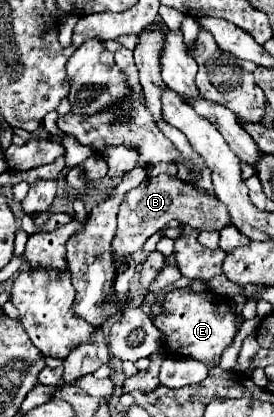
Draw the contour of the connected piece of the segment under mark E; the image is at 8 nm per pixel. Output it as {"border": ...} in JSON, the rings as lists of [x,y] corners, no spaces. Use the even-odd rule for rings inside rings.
{"border":[[[174,290],[168,292],[164,302],[162,302],[162,314],[154,316],[154,326],[158,326],[160,334],[162,334],[162,352],[166,356],[186,356],[186,358],[194,358],[204,362],[208,368],[216,366],[220,360],[220,354],[226,346],[230,346],[230,342],[236,336],[236,320],[240,320],[240,316],[236,316],[226,298],[218,296],[210,290],[206,292],[190,292],[190,290]]]}

